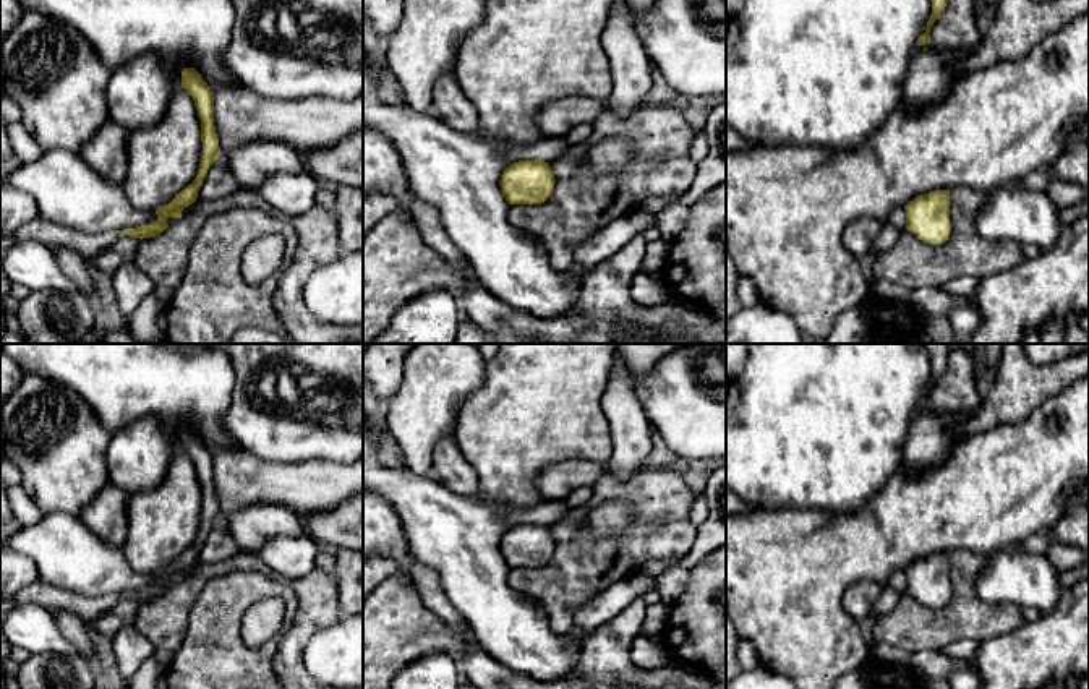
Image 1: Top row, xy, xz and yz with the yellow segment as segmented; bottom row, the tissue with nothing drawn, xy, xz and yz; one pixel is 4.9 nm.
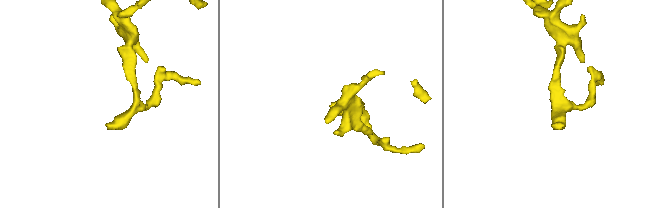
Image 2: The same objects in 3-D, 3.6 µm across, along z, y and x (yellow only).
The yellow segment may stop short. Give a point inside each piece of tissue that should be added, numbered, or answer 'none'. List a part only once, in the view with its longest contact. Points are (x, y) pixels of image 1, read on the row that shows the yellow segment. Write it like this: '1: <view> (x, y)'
1: xy (88, 245)

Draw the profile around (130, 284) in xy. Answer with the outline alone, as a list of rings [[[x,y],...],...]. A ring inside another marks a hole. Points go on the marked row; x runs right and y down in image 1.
[[[133,263],[120,266],[112,274],[112,285],[117,295],[118,308],[125,321],[135,313],[141,300],[152,295],[156,284]]]

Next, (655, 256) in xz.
[[[664,238],[648,243],[645,256],[635,264],[635,269],[645,274],[661,271],[668,259],[668,251],[669,242]]]

